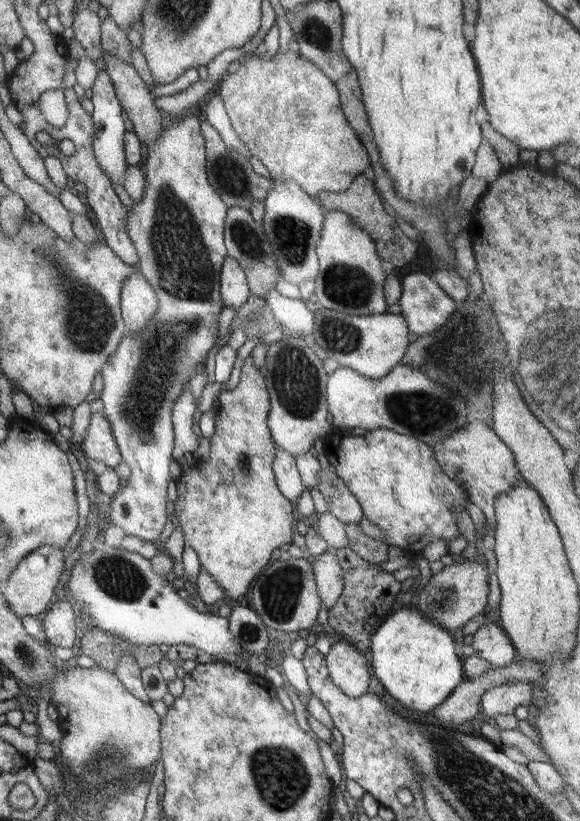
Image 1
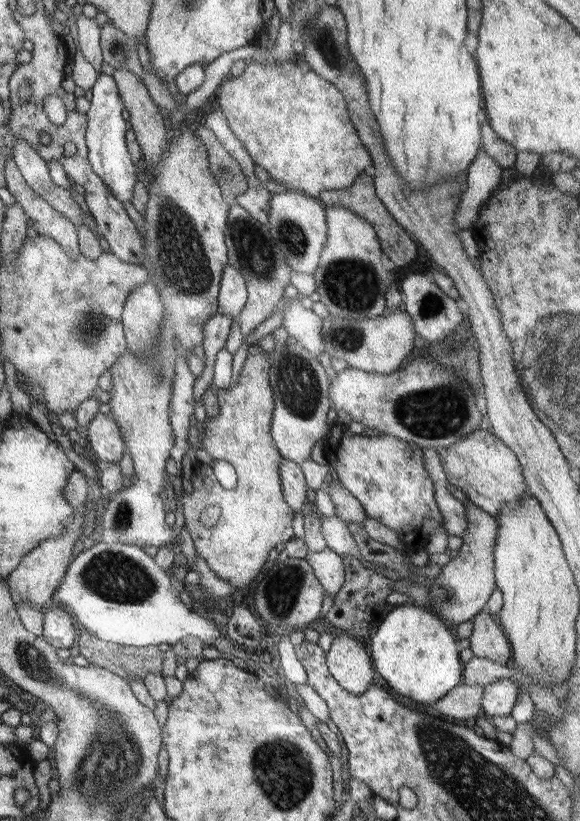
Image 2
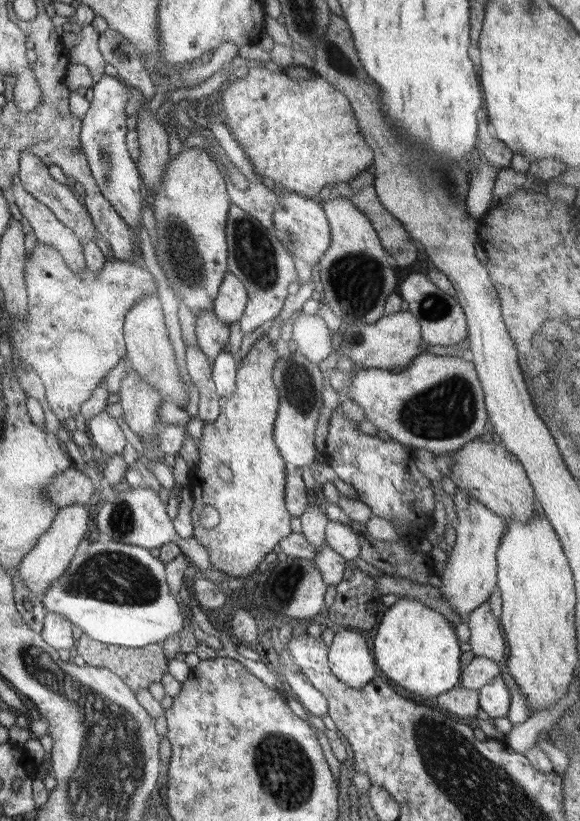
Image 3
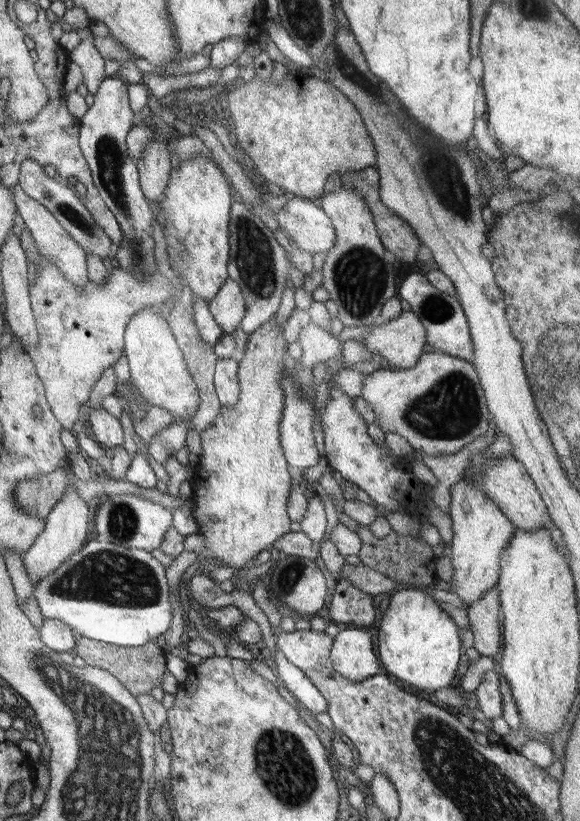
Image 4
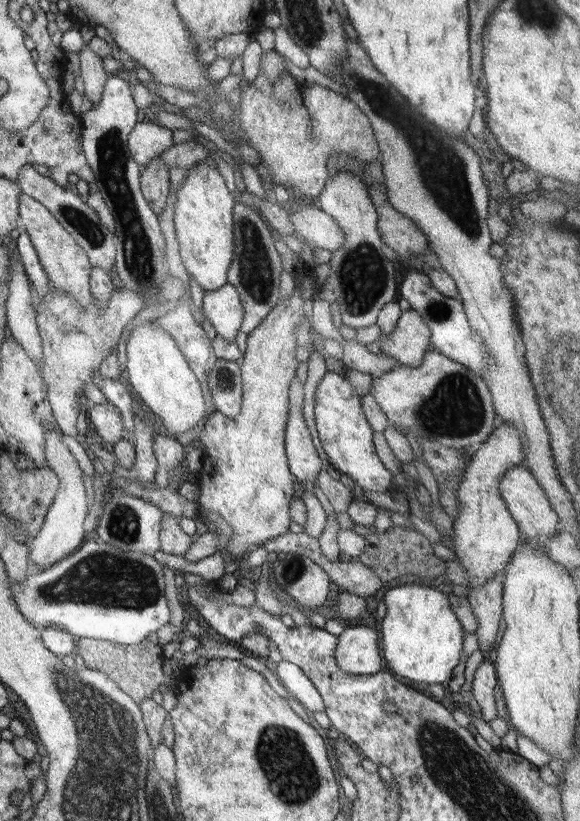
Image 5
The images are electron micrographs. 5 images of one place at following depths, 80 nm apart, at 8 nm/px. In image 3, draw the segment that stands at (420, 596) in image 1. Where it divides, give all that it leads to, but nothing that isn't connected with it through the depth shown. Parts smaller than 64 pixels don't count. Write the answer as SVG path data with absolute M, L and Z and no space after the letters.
M455 490L453 494L455 503L456 523L454 526L455 542L452 551L447 557L445 570L443 571L441 587L437 590L441 593L444 601L452 606L460 618L465 620L466 616L485 602L488 596L496 590L496 552L506 528L506 520L489 512L483 504L475 501L475 498L467 496L467 492Z

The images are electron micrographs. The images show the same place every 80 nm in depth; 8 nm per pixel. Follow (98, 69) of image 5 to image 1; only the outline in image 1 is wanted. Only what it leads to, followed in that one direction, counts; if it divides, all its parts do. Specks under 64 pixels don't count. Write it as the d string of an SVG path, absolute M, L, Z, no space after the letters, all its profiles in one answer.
M86 8L77 10L72 20L73 36L92 61L102 56L100 47L100 22L97 15Z

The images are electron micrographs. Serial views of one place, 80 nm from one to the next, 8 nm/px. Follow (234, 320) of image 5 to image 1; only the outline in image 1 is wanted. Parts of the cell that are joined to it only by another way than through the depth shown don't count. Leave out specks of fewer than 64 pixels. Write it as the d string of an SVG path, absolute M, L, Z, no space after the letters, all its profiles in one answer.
M226 256L220 270L222 306L230 306L237 311L245 304L249 295L248 284L242 268L230 256Z

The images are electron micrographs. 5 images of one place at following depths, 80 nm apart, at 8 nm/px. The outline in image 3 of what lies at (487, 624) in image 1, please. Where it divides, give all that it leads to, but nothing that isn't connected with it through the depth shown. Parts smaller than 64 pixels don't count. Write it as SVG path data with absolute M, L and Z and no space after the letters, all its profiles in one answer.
M487 601L469 612L465 620L470 630L469 644L474 656L499 662L505 658L505 639Z

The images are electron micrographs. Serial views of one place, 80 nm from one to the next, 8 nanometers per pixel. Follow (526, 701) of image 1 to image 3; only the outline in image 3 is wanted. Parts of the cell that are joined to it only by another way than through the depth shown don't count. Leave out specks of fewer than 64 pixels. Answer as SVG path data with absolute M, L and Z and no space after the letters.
M500 675L490 678L487 684L478 688L479 708L487 714L488 718L503 718L509 710L509 693L503 677Z

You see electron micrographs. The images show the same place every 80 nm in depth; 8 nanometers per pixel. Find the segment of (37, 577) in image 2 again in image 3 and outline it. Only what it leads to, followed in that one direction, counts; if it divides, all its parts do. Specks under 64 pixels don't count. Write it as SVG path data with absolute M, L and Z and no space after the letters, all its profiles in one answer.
M71 504L71 506L63 506L57 510L49 528L38 536L33 548L23 556L16 568L17 576L23 584L26 584L27 590L41 598L47 585L65 572L65 568L77 551L77 544L85 538L83 534L87 530L89 518L89 513L83 505Z

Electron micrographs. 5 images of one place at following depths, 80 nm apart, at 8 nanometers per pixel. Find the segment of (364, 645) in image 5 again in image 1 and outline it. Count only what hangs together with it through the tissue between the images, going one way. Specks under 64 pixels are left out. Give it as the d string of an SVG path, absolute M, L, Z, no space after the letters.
M342 639L331 645L324 657L332 683L343 694L351 698L365 694L369 684L369 669L363 653Z

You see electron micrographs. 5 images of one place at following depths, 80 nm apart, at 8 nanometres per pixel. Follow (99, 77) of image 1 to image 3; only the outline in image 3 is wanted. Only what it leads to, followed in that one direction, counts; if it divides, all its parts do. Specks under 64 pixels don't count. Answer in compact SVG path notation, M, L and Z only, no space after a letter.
M103 75L92 87L93 98L84 117L80 119L79 142L85 158L99 189L100 195L114 208L119 218L137 236L141 227L141 182L134 160L126 149L125 104L129 93L123 83L116 78Z

